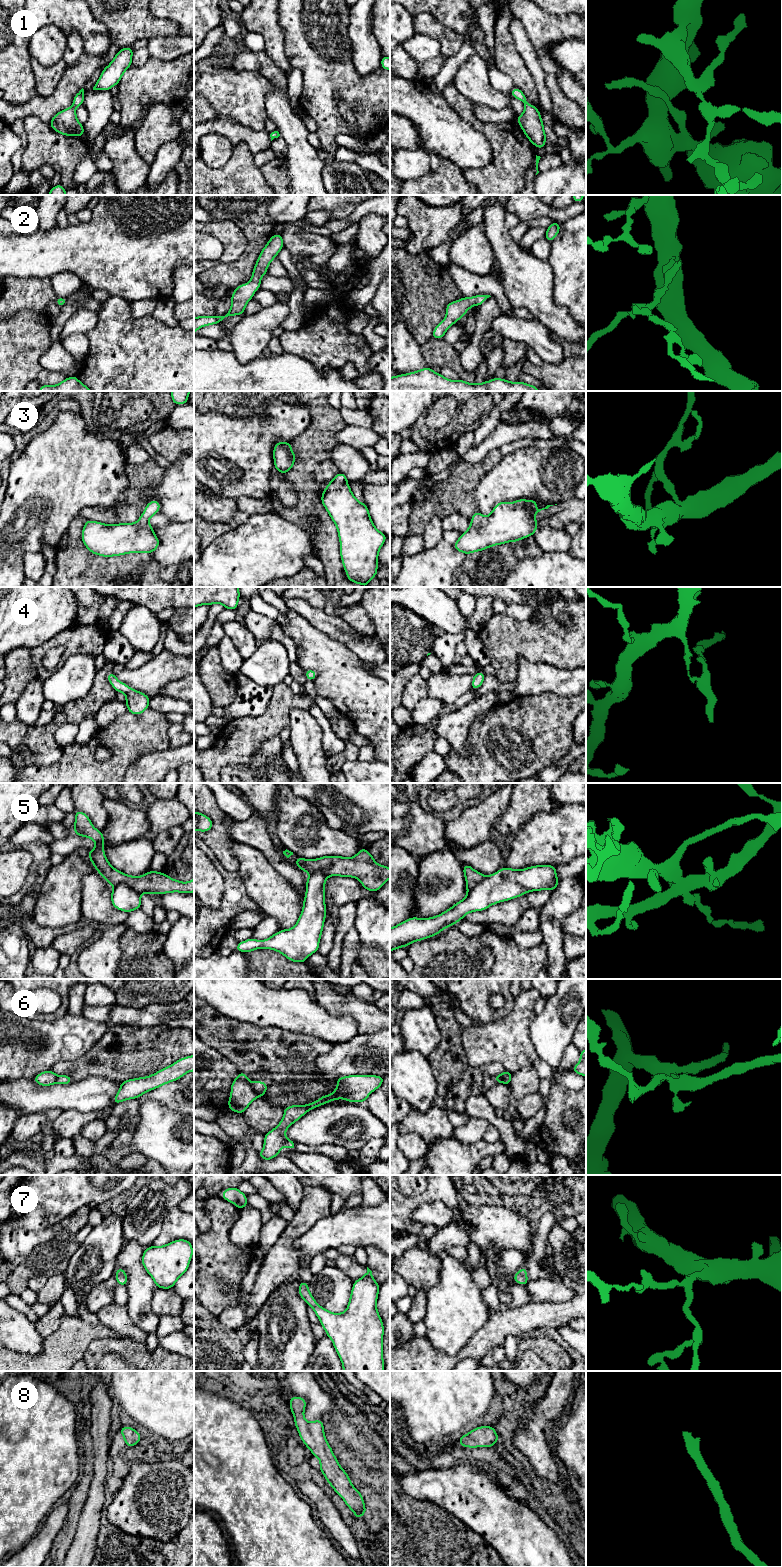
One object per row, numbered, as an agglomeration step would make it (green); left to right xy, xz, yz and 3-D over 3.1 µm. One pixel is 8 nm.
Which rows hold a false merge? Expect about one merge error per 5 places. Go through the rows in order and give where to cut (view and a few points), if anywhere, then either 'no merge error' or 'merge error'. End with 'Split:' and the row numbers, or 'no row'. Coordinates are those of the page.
1: cut none; no merge error
2: cut none; no merge error
3: cut none; no merge error
4: cut none; no merge error
5: cut xy (114, 885), (127, 884), (140, 893); merge error
6: cut xz (250, 1083), (259, 1096); merge error
7: cut none; no merge error
8: cut none; no merge error
Split: 5, 6

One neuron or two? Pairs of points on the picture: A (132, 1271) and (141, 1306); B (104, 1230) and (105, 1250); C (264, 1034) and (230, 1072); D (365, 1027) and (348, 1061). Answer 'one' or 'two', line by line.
A: one
B: one
C: two
D: two

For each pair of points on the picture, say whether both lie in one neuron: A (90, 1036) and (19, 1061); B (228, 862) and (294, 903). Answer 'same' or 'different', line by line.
A: same
B: different

